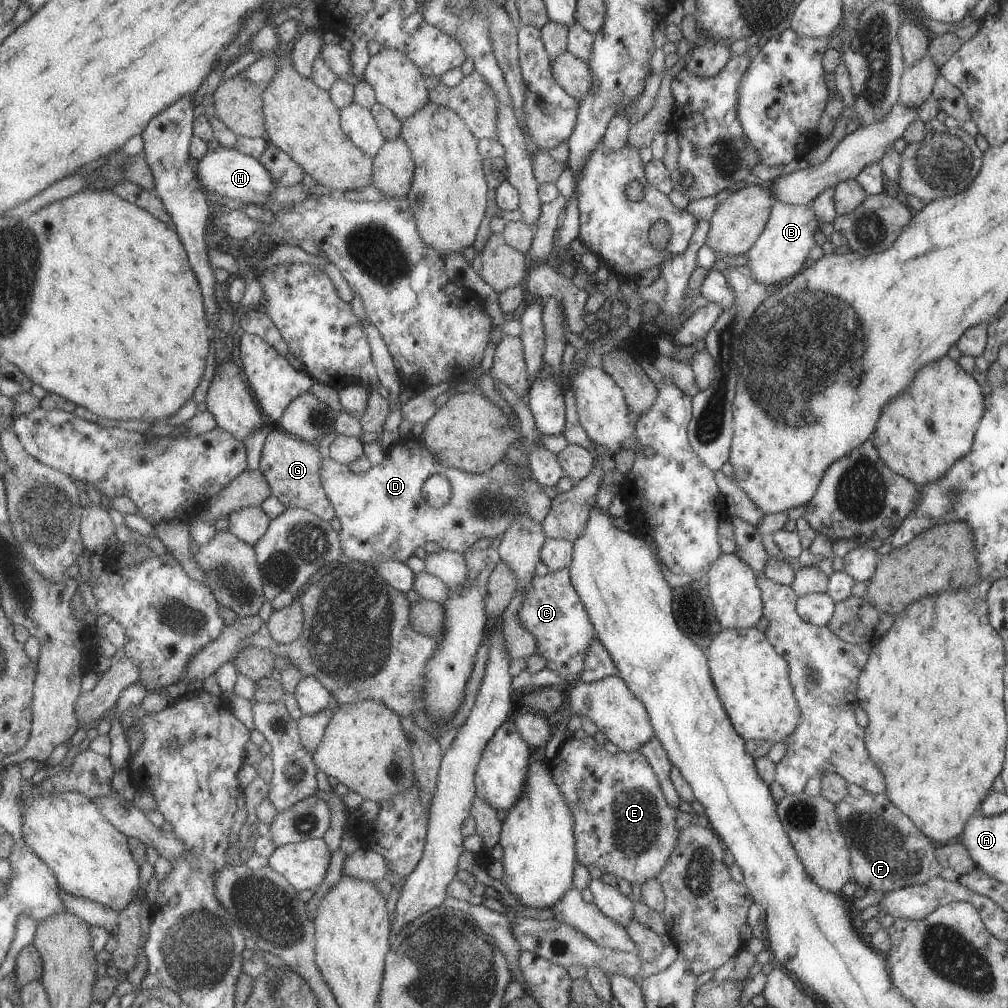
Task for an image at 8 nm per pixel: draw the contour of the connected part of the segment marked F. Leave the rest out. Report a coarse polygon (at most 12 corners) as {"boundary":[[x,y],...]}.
{"boundary":[[885,794],[834,807],[851,876],[892,891],[939,876],[935,844]]}

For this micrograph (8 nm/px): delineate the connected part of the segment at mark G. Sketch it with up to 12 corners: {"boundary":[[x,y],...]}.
{"boundary":[[270,430],[258,469],[285,508],[329,523],[319,480],[325,452]]}

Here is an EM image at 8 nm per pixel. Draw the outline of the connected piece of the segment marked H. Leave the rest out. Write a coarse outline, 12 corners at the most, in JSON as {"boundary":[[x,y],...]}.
{"boundary":[[221,145],[197,161],[200,186],[259,206],[276,186],[256,158]]}

